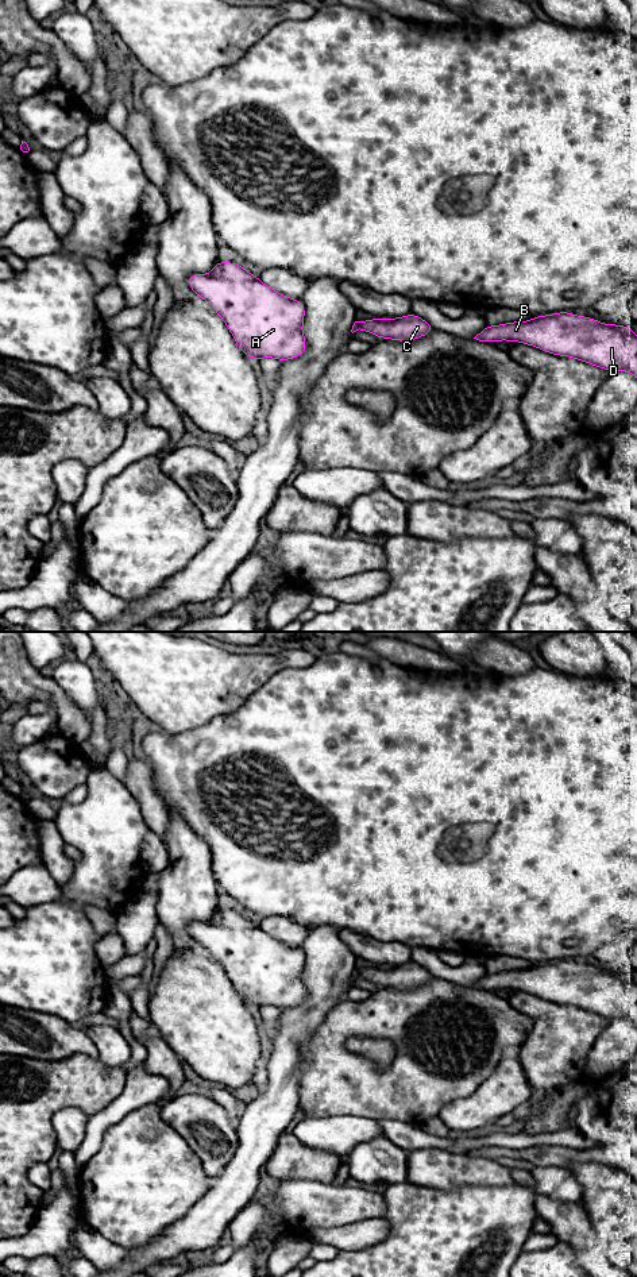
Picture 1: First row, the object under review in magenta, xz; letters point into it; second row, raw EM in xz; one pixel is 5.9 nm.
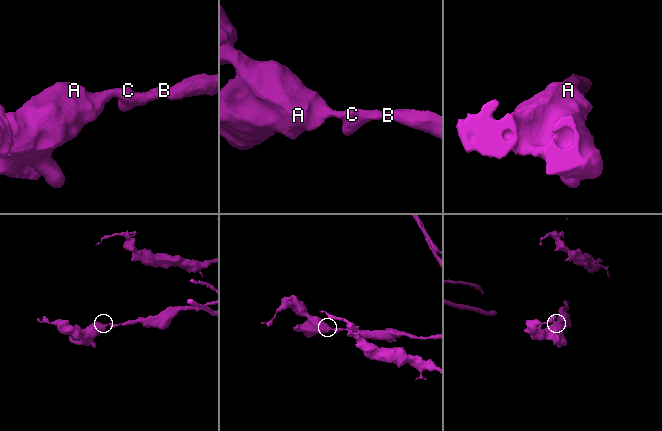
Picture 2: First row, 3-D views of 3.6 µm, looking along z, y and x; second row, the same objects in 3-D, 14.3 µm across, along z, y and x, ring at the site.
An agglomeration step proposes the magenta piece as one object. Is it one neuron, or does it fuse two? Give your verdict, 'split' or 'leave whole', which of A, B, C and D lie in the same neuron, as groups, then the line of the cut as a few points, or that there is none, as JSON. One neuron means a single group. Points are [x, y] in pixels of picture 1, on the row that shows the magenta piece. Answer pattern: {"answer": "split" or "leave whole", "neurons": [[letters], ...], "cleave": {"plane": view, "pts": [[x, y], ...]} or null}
{"answer": "leave whole", "neurons": [["A", "B", "C", "D"]], "cleave": null}

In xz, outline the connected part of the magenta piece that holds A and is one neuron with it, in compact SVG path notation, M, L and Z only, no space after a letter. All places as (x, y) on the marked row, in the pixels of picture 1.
M217 261L209 274L189 275L188 285L216 310L248 359L275 358L283 362L306 350L302 301L282 296L238 263Z

